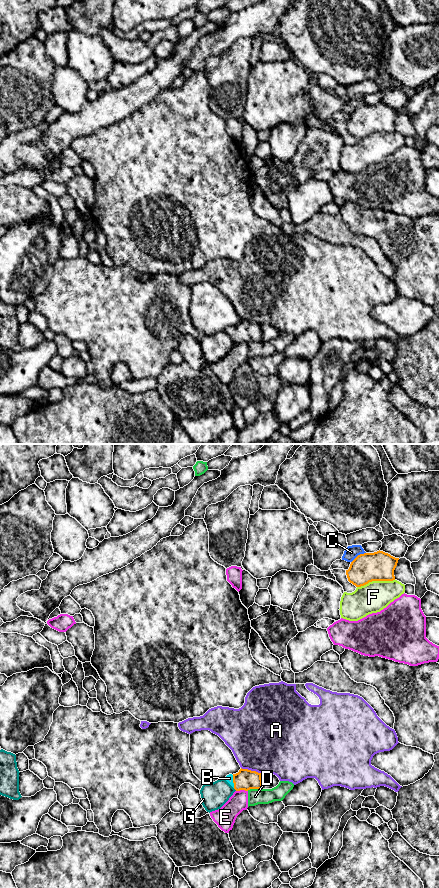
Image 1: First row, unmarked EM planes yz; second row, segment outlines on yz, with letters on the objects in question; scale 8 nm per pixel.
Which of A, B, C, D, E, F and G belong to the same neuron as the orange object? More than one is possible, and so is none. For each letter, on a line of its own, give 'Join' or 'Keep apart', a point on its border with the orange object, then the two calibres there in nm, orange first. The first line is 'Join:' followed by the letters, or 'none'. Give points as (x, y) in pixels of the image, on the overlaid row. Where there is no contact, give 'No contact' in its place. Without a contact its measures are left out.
Join: B
A: Keep apart. Touches orange at yz (250, 770). Thickness 170 nm (orange) against 480 nm
B: Join. Touches orange at yz (233, 781). Thickness 170 nm (orange) against 60 nm
C: Keep apart. Touches orange at yz (358, 555). Thickness 240 nm (orange) against 110 nm
D: Keep apart. Touches orange at yz (254, 788). Thickness 170 nm (orange) against 130 nm
E: Keep apart. Touches orange at yz (241, 789). Thickness 170 nm (orange) against 160 nm
F: Keep apart. Touches orange at yz (375, 580). Thickness 240 nm (orange) against 240 nm
G: Keep apart. Touches orange at yz (235, 789). Thickness 170 nm (orange) against 220 nm

